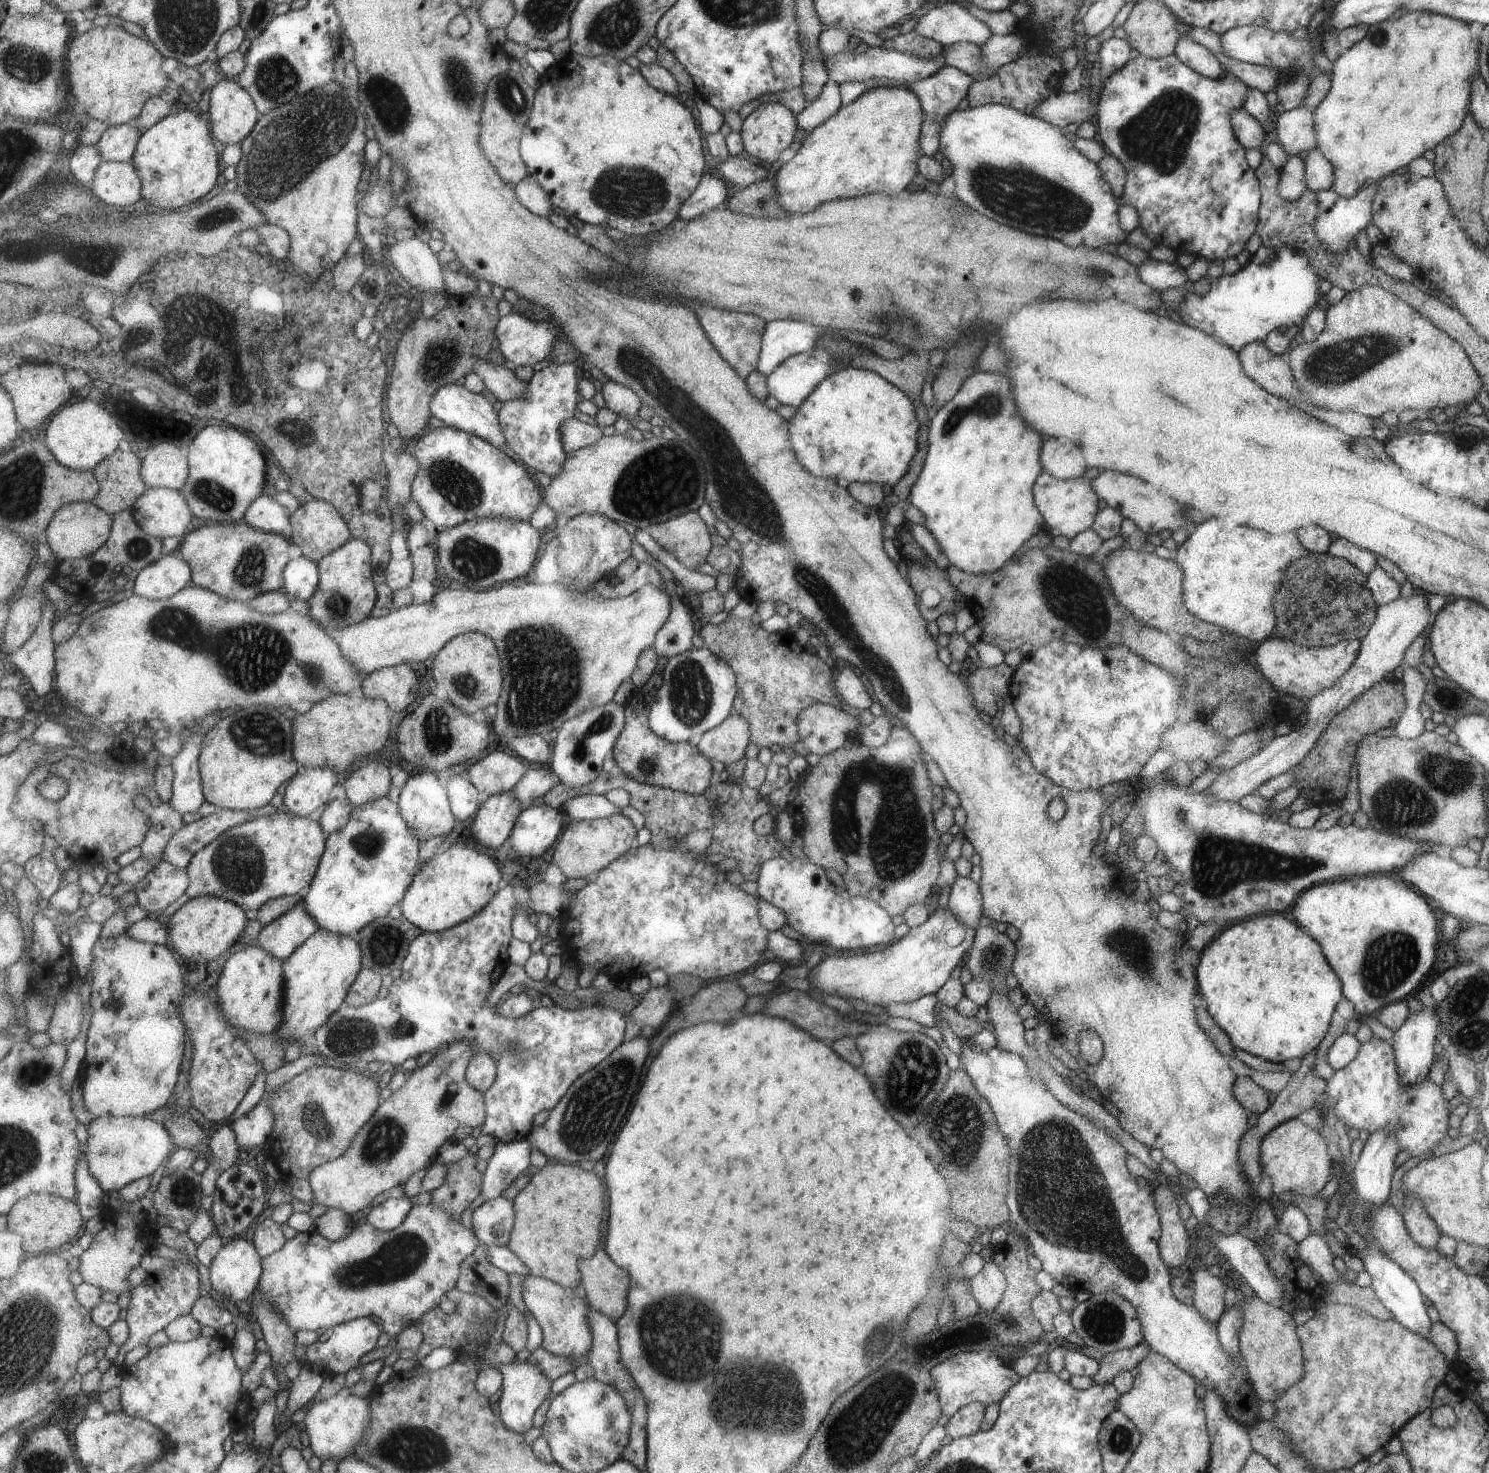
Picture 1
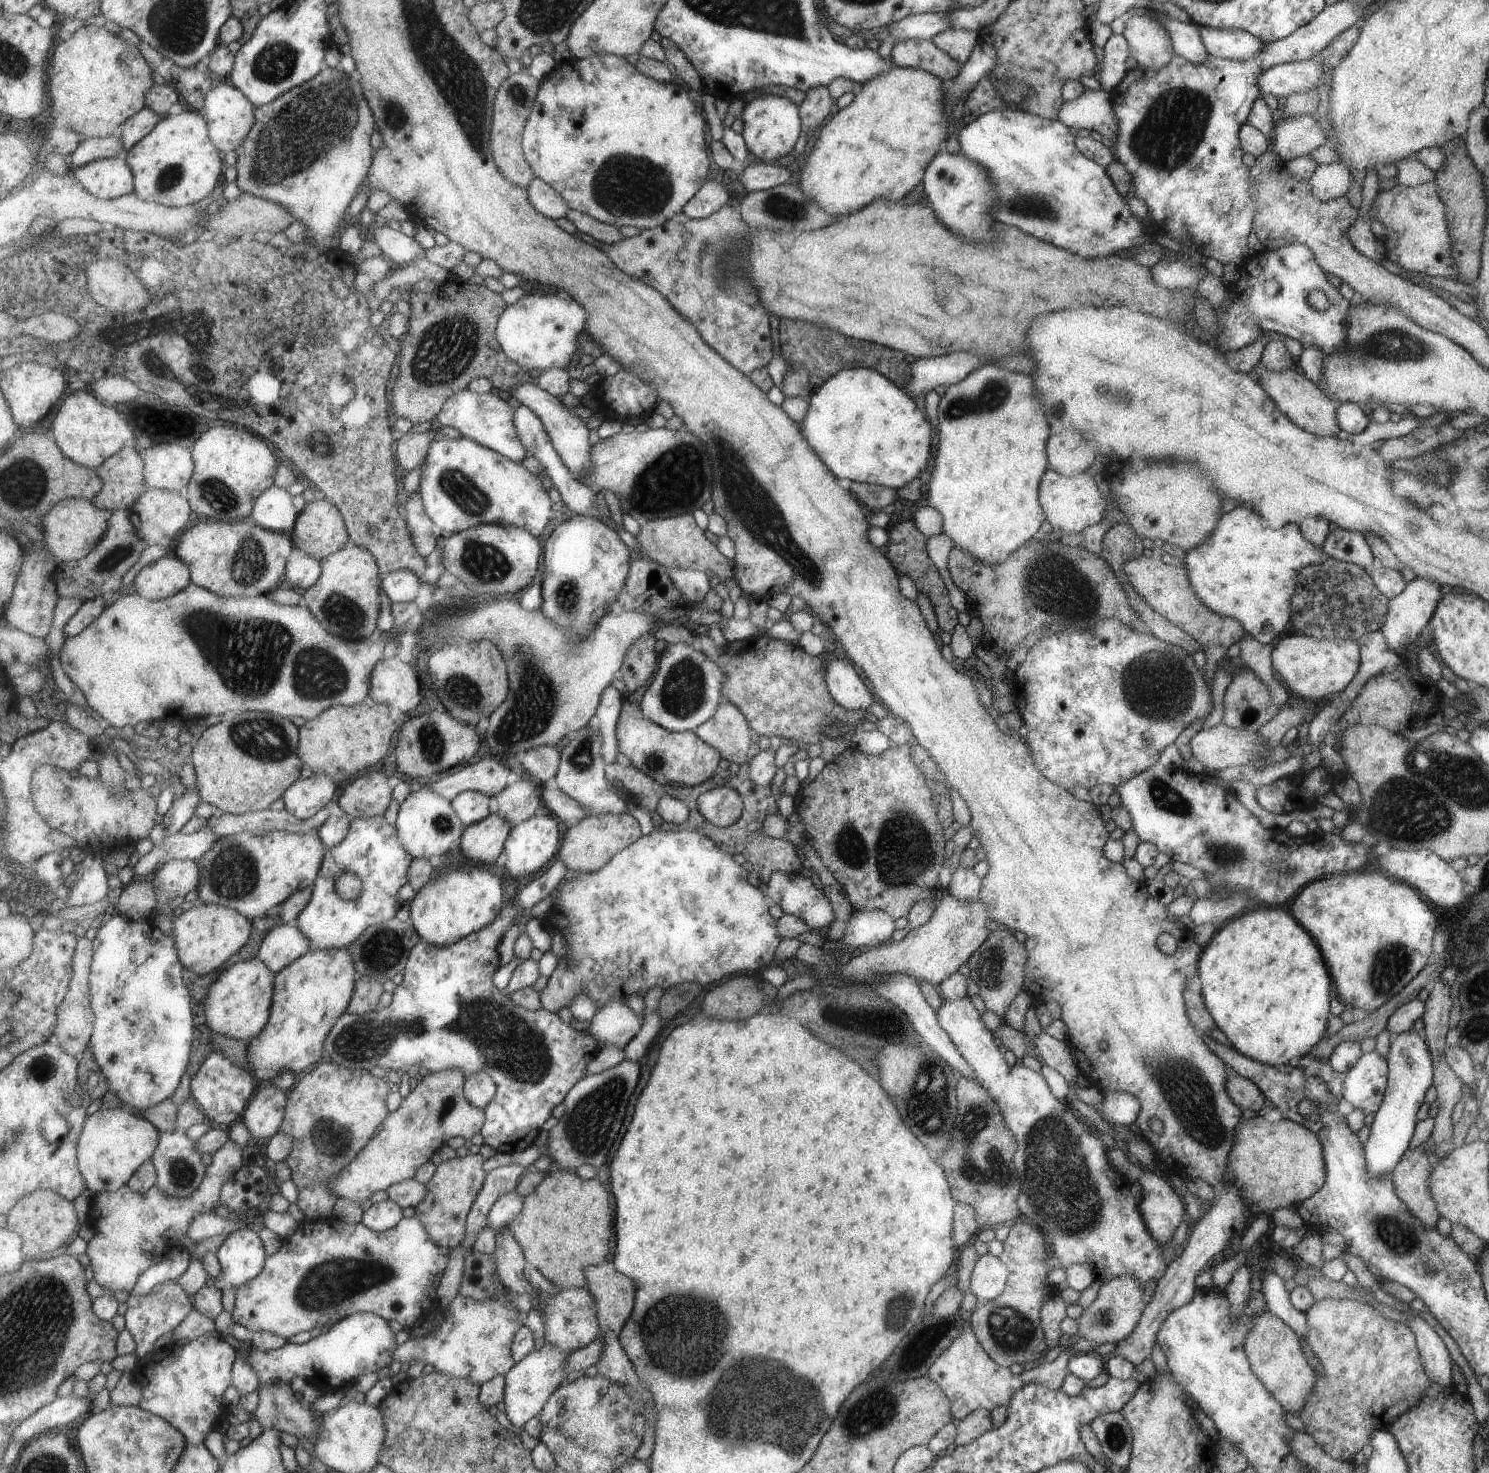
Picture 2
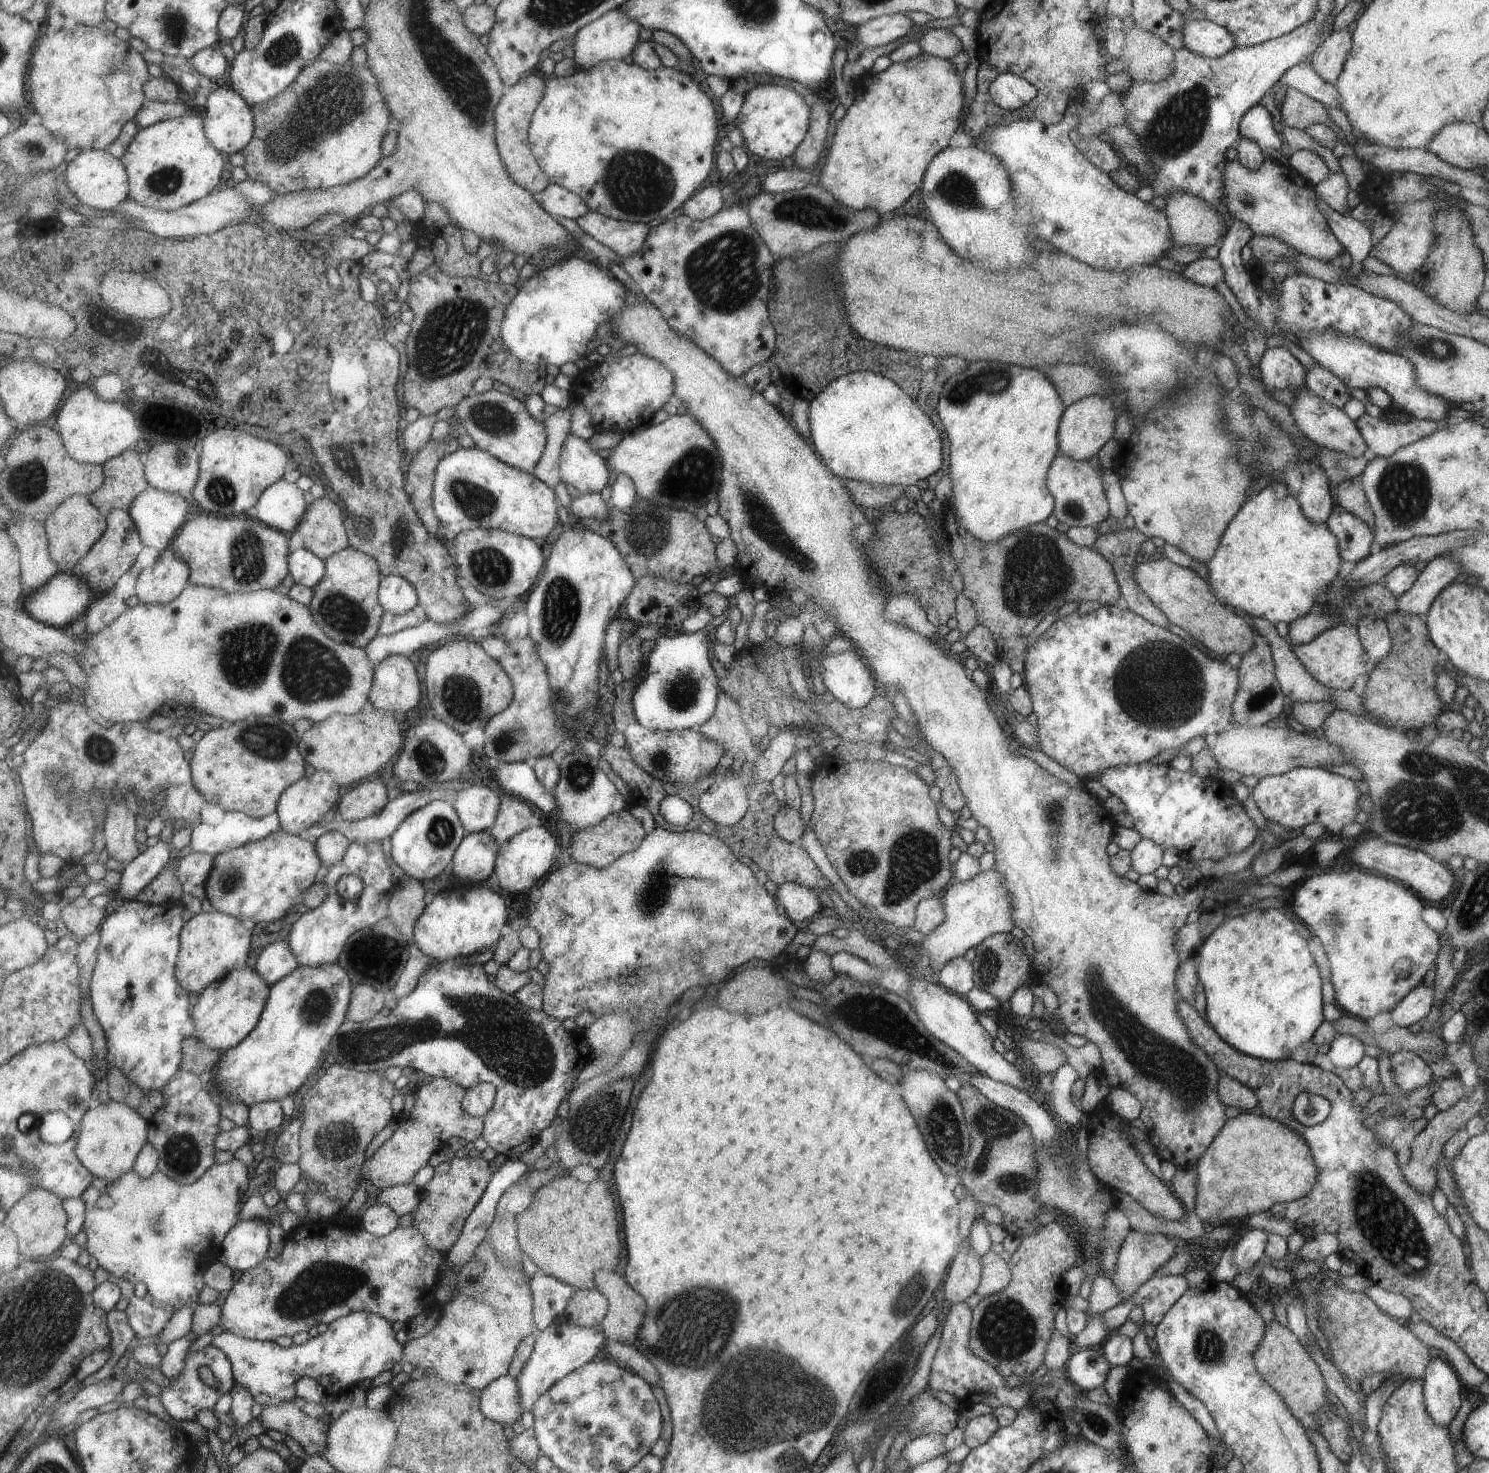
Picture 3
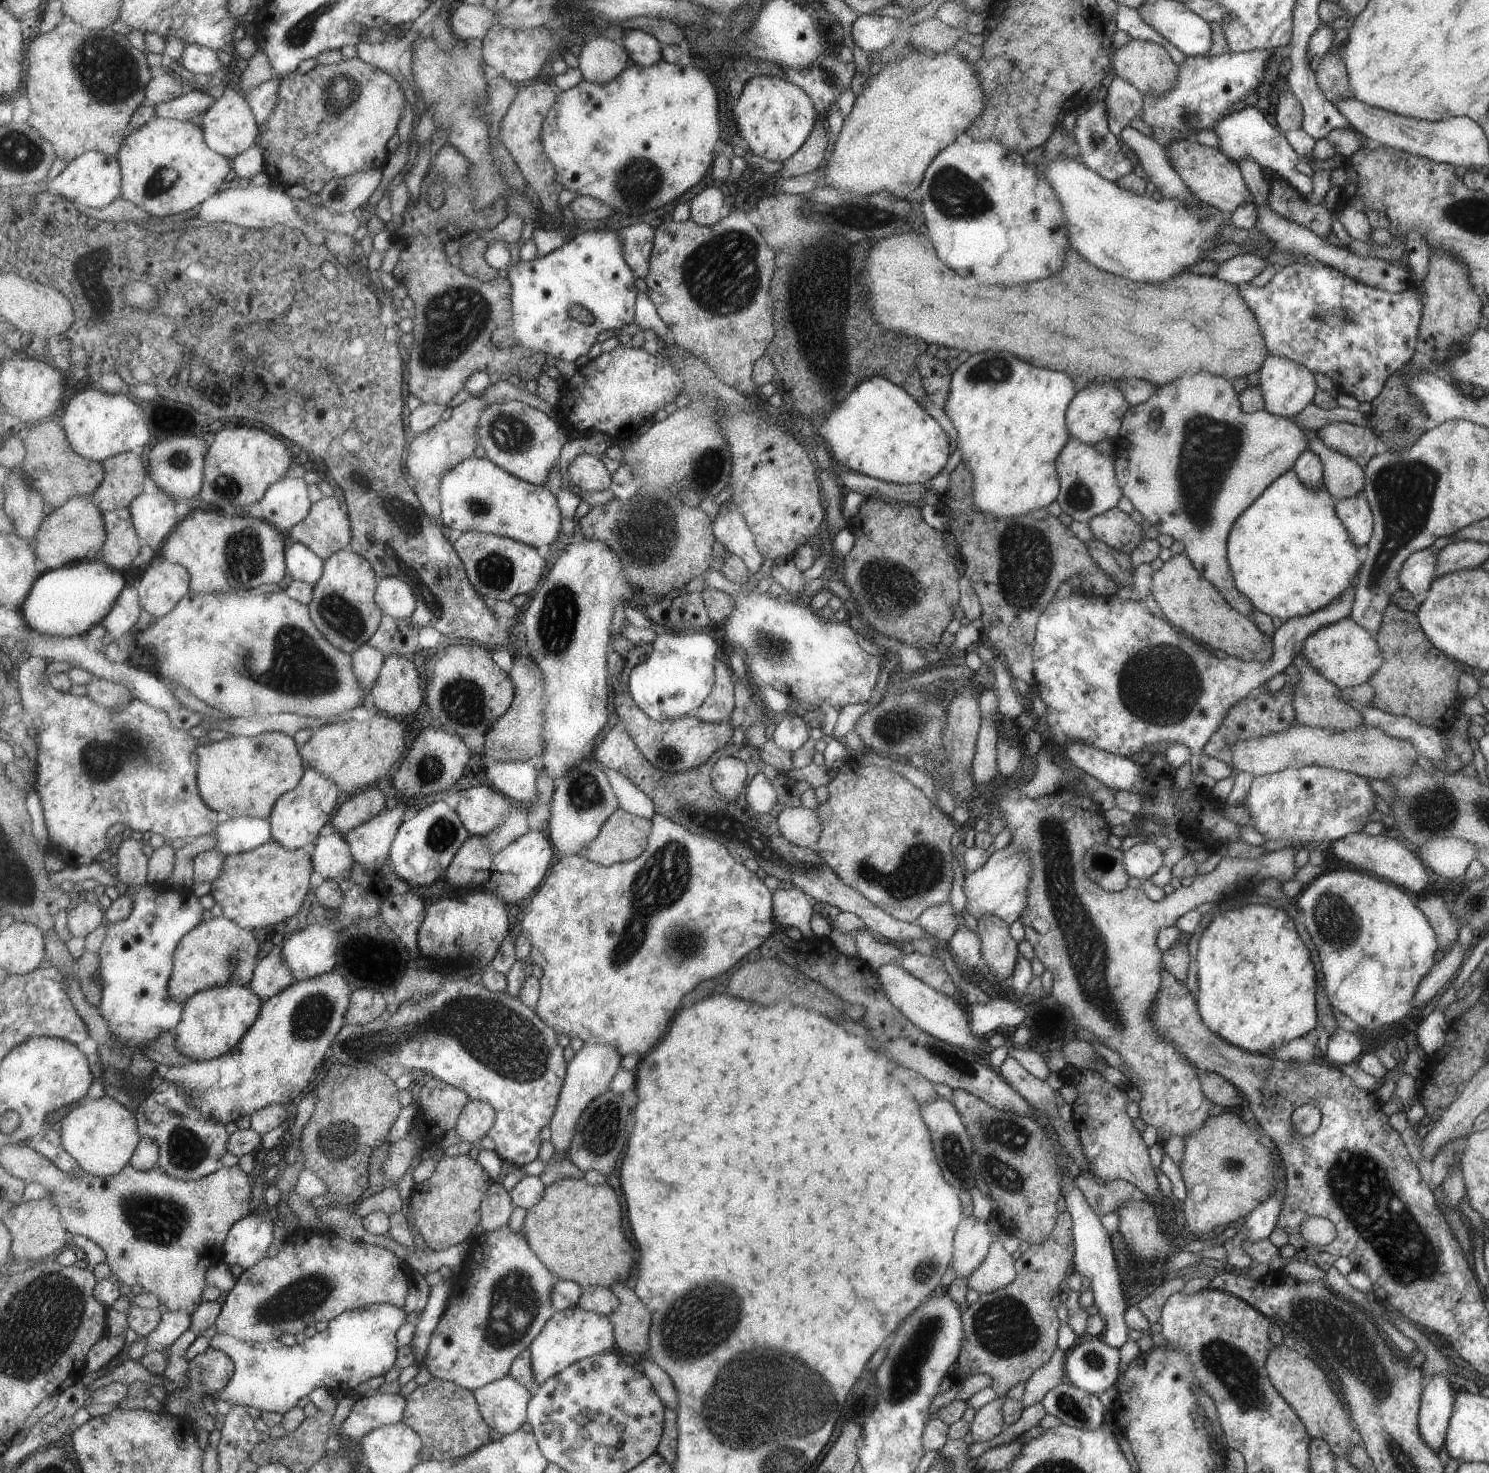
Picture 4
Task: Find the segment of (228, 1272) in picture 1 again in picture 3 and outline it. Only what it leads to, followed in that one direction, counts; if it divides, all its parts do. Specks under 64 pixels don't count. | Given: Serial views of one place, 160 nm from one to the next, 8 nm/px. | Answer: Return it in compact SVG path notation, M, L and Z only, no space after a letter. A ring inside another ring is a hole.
M260 1218L241 1219L227 1233L217 1260L242 1273L260 1265L268 1258L270 1227Z

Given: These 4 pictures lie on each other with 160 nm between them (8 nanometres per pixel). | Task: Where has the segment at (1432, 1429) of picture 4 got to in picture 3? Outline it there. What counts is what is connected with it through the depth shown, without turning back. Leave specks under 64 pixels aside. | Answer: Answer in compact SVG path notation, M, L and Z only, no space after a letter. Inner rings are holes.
M1432 1352L1424 1368L1424 1406L1435 1422L1441 1426L1451 1425L1460 1407L1461 1380L1437 1355L1437 1352Z

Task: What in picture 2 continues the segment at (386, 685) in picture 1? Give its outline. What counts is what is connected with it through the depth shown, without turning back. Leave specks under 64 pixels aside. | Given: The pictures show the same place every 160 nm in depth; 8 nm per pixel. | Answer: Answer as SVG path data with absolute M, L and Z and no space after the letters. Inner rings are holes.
M399 656L381 660L377 664L376 670L372 673L372 690L369 694L369 700L375 703L387 704L393 706L397 714L407 714L421 704L421 682L419 674L411 662L405 664Z

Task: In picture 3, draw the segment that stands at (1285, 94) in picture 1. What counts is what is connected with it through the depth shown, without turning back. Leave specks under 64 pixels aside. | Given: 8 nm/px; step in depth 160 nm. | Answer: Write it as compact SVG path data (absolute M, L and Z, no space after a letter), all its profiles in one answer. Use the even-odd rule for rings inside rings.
M1186 15L1182 24L1182 46L1198 55L1215 58L1235 48L1234 38L1217 23Z

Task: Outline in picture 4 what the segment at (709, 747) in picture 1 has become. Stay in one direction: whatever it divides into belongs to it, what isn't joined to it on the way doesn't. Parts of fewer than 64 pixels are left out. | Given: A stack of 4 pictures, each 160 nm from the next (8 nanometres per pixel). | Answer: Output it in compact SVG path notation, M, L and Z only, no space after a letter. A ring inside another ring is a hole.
M716 660L716 684L707 701L695 711L695 716L701 720L722 723L731 720L735 710L736 679L728 664Z

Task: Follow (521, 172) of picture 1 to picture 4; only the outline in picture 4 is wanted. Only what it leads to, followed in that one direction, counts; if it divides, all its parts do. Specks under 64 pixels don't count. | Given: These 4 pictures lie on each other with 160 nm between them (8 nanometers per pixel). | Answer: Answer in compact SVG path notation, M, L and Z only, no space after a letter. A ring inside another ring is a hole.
M533 82L519 91L520 93L503 119L499 139L515 157L529 186L543 198L542 210L549 208L547 212L553 212L551 206L557 206L557 202L553 202L553 200L559 198L560 186L557 184L556 166L551 162L542 143L542 130L547 113L557 102L557 92L549 84L541 82Z

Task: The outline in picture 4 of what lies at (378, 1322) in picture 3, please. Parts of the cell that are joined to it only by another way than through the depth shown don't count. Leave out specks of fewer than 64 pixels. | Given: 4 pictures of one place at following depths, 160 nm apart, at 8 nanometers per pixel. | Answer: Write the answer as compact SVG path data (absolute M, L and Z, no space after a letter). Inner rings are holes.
M377 1303L358 1309L346 1310L329 1322L328 1327L302 1344L286 1346L279 1339L266 1343L242 1341L241 1339L222 1334L215 1334L209 1340L209 1347L226 1352L236 1364L236 1373L231 1382L221 1392L219 1399L228 1400L234 1405L245 1405L256 1408L261 1413L273 1412L285 1414L299 1404L303 1396L319 1387L330 1388L338 1395L350 1395L358 1386L370 1378L387 1374L397 1362L397 1332L407 1320L406 1306L398 1307L389 1303Z

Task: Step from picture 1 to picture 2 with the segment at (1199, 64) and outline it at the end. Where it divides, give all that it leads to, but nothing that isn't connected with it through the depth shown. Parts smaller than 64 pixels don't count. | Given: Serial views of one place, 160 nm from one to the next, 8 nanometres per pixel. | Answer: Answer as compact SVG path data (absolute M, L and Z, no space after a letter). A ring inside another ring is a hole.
M1156 13L1156 17L1164 24L1171 36L1174 55L1189 63L1201 64L1207 60L1209 55L1201 42L1198 25L1177 22L1177 19L1166 18L1166 14L1162 13Z

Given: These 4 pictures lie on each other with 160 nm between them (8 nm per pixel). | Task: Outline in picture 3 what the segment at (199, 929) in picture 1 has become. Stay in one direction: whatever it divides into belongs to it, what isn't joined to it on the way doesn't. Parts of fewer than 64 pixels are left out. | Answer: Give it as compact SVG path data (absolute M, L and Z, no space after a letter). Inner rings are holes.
M223 911L195 914L180 932L176 977L190 993L201 995L209 985L223 980L235 969L245 967L245 962L251 956L251 936L251 928L247 928L243 920Z

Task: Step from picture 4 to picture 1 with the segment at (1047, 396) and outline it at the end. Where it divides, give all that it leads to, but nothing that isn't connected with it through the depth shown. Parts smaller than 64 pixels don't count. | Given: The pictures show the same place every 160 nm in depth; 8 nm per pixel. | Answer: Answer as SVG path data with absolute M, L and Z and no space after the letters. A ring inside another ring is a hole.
M983 371L971 372L963 379L956 393L936 410L935 415L928 422L927 449L923 466L915 482L910 486L907 499L917 510L922 512L923 526L927 527L927 530L935 537L949 565L973 574L992 573L994 570L999 569L1005 561L1008 561L1023 542L1029 540L1031 536L1043 528L1044 517L1036 504L1033 504L1034 498L1033 494L1031 494L1031 486L1034 485L1033 482L1036 482L1036 478L1040 476L1039 472L1043 470L1043 467L1039 464L1039 446L1041 446L1041 436L1037 432L1031 432L1023 424L1023 420L1017 416L1011 386L1009 386L1009 380L1003 374L989 374L989 372Z

